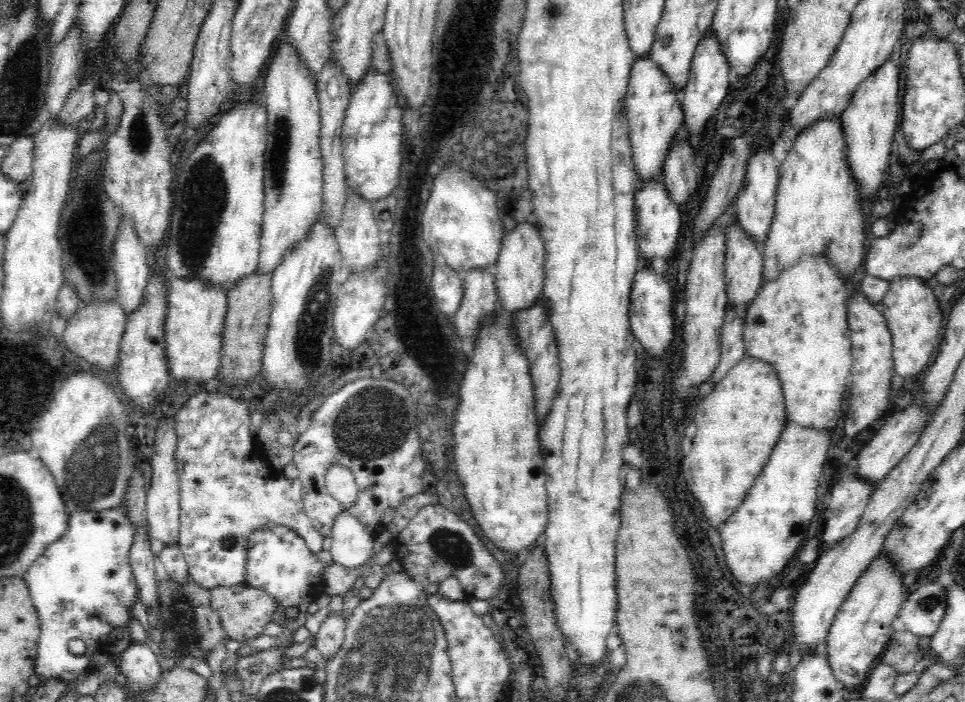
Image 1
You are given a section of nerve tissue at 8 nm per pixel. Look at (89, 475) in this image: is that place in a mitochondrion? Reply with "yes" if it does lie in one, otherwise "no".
yes

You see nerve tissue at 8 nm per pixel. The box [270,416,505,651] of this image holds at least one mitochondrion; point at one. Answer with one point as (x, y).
(449, 549)

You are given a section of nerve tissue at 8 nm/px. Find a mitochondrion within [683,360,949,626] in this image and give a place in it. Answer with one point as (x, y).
(932, 601)

